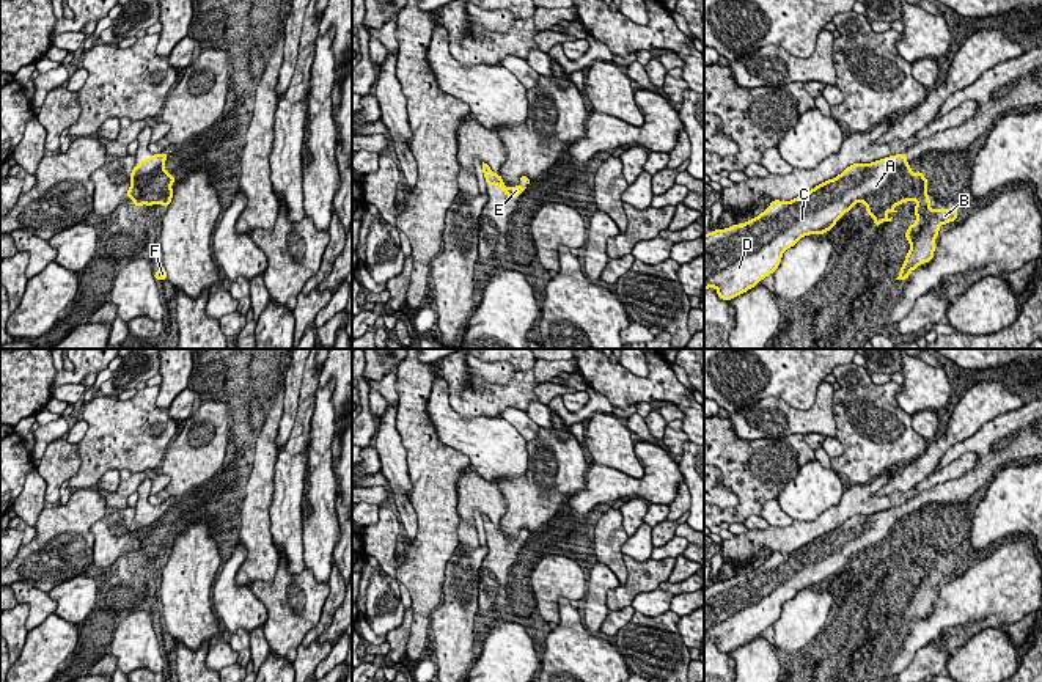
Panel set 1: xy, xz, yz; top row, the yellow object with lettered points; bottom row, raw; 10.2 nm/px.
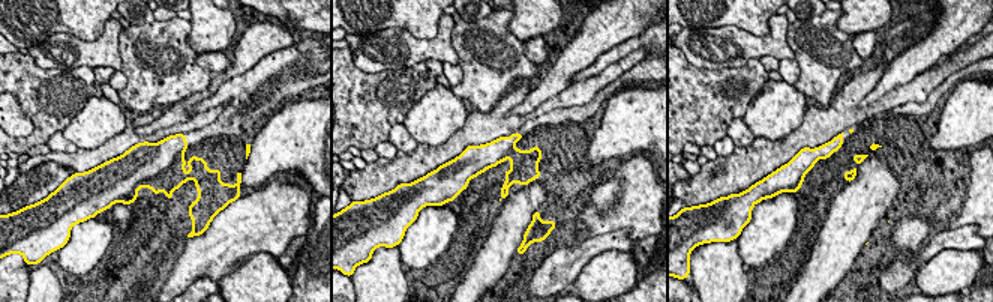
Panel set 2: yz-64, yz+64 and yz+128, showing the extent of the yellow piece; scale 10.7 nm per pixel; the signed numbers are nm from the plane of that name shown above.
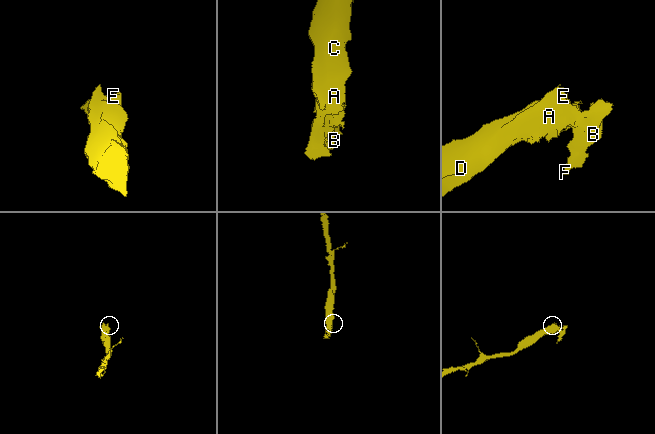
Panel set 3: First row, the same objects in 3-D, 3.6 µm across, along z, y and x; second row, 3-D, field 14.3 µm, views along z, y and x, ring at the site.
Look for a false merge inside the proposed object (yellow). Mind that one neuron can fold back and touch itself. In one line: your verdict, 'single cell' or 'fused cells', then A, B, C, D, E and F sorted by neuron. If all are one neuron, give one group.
single cell; A B C D E F

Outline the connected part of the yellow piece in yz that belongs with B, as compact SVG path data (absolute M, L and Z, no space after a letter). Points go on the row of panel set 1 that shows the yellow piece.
M896 154L871 163L853 163L836 178L791 201L773 200L756 218L707 233L704 236L704 291L715 288L721 300L731 300L747 292L780 267L787 248L805 236L828 233L846 212L853 209L855 203L866 204L866 212L875 218L874 225L879 228L883 222L891 222L886 214L897 212L893 209L894 206L907 201L918 203L913 207L916 222L905 231L912 247L896 280L908 280L912 270L932 261L940 226L956 222L959 212L956 209L932 209L926 176L921 170L913 174L907 156Z

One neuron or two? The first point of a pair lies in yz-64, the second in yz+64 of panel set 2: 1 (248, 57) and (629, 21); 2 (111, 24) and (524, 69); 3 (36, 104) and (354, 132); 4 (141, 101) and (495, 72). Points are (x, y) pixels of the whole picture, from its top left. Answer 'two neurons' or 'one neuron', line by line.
1: one neuron
2: two neurons
3: one neuron
4: one neuron

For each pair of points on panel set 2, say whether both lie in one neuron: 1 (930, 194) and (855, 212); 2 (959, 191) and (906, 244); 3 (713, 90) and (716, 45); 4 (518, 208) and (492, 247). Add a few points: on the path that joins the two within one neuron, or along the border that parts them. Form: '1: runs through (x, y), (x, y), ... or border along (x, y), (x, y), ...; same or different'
1: border along (891, 167), (897, 179), (897, 194), (885, 217); different
2: runs through (948, 205), (920, 230); same
3: border along (683, 51), (704, 68), (738, 68), (749, 59); different
4: runs through (513, 217), (501, 238); same

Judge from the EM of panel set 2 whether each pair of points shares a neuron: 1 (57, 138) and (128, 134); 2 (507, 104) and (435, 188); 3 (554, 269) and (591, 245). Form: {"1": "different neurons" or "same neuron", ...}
{"1": "different neurons", "2": "different neurons", "3": "same neuron"}

